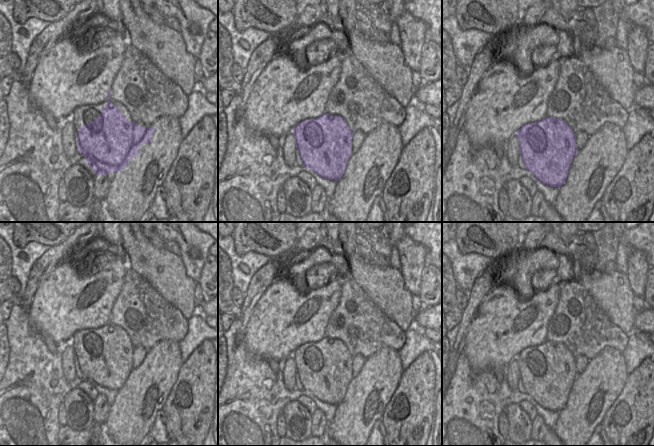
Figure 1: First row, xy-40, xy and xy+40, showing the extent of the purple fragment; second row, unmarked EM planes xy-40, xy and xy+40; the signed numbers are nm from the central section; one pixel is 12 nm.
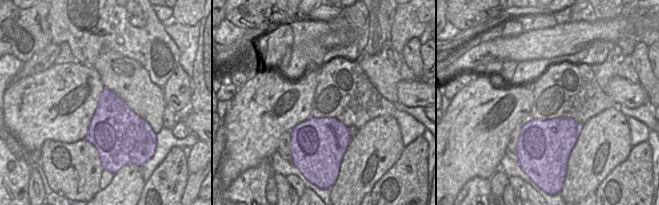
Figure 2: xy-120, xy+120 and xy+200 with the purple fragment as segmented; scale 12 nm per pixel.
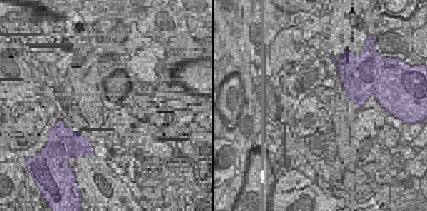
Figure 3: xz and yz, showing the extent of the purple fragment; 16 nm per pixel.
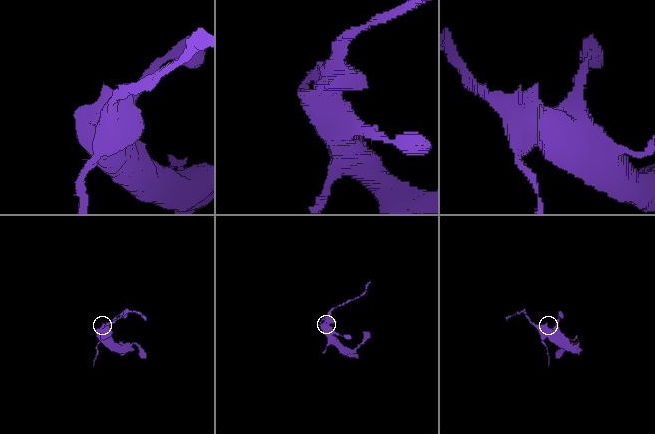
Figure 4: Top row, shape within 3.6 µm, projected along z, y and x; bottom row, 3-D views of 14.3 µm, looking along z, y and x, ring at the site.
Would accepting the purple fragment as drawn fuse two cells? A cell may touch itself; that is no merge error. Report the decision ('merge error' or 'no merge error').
merge error

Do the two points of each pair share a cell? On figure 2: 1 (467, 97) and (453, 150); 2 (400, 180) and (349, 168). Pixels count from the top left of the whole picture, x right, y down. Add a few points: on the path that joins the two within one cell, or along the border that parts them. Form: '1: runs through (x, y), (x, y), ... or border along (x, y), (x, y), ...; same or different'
1: runs through (467, 110), (466, 137); same
2: border along (398, 159), (378, 180), (370, 193); different

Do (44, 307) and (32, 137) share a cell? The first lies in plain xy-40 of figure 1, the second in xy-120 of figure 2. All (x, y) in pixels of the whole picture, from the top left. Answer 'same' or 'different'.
same

